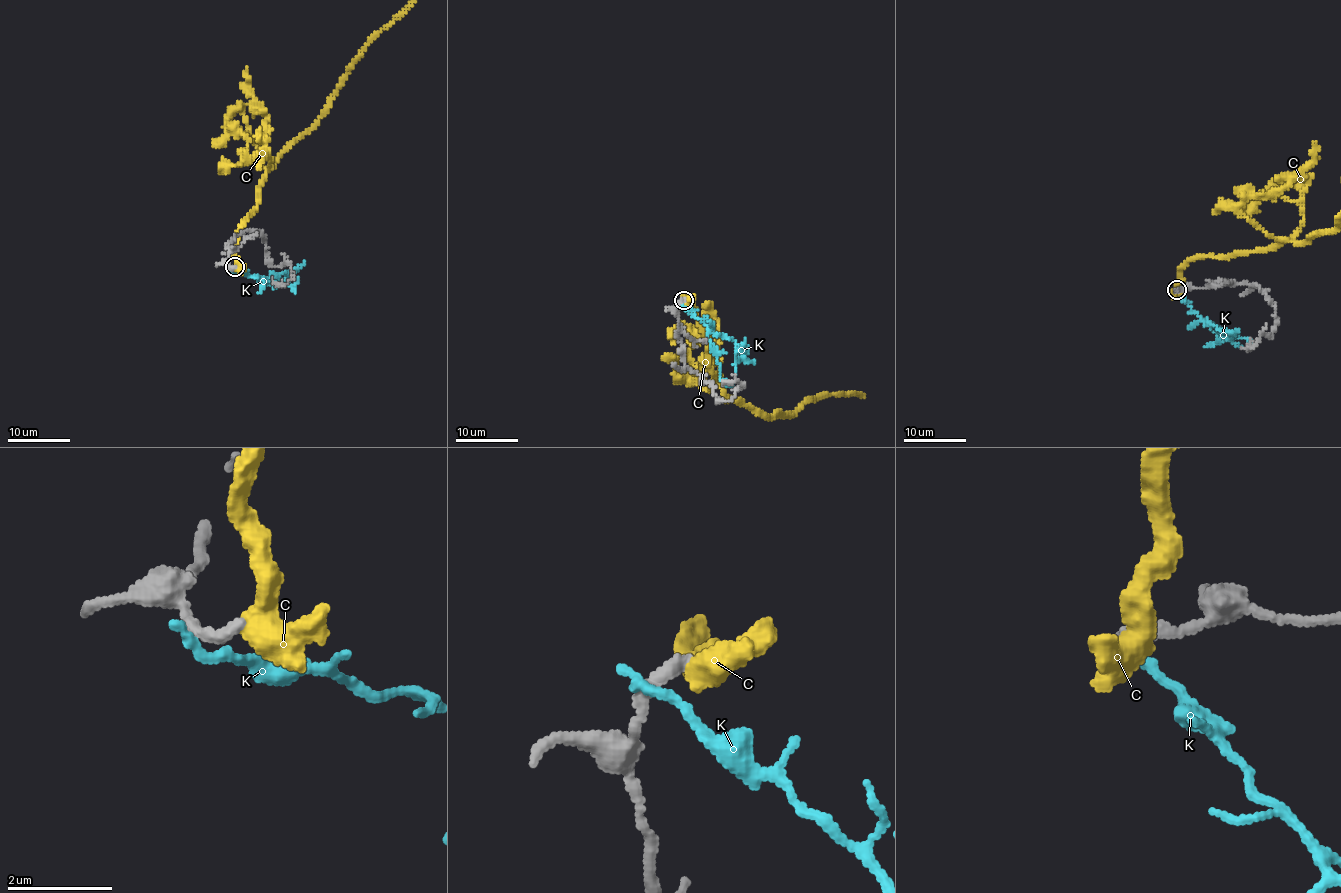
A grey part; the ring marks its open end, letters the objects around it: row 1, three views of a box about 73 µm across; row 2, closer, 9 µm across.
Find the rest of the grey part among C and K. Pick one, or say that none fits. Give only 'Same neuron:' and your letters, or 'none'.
Same neuron: none

